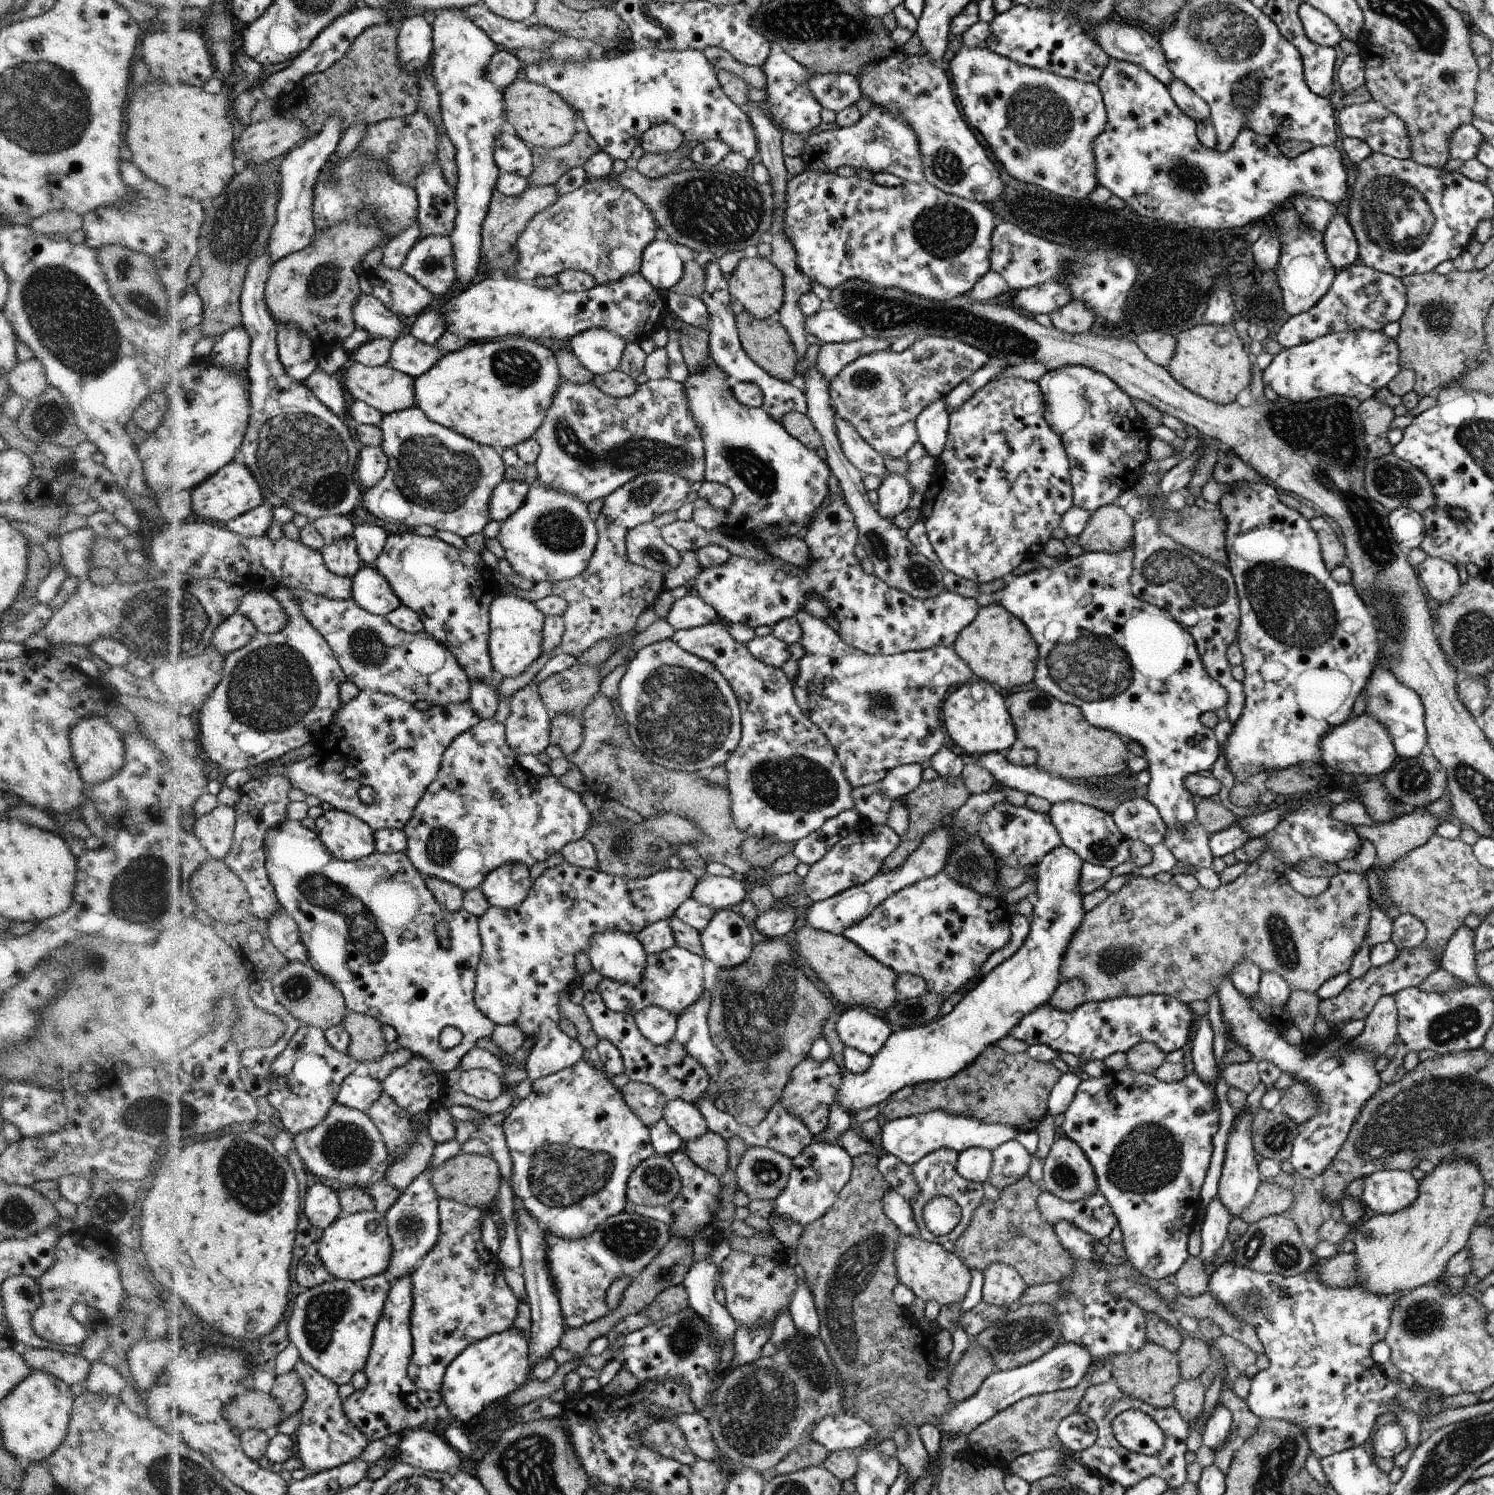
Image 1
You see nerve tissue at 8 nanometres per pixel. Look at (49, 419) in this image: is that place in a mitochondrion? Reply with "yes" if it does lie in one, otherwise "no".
yes

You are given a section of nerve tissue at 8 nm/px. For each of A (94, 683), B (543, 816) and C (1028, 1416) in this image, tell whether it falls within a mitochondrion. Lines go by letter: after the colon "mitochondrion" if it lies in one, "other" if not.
A: other
B: other
C: other

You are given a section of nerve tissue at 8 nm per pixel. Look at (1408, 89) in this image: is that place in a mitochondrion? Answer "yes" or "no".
no

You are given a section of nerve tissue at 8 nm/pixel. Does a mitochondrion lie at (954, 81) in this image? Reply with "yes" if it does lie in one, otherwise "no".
no

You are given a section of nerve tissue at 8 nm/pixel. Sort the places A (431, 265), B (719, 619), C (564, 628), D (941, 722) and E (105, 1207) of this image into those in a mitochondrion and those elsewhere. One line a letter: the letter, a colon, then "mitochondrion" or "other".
A: other
B: other
C: other
D: other
E: mitochondrion

